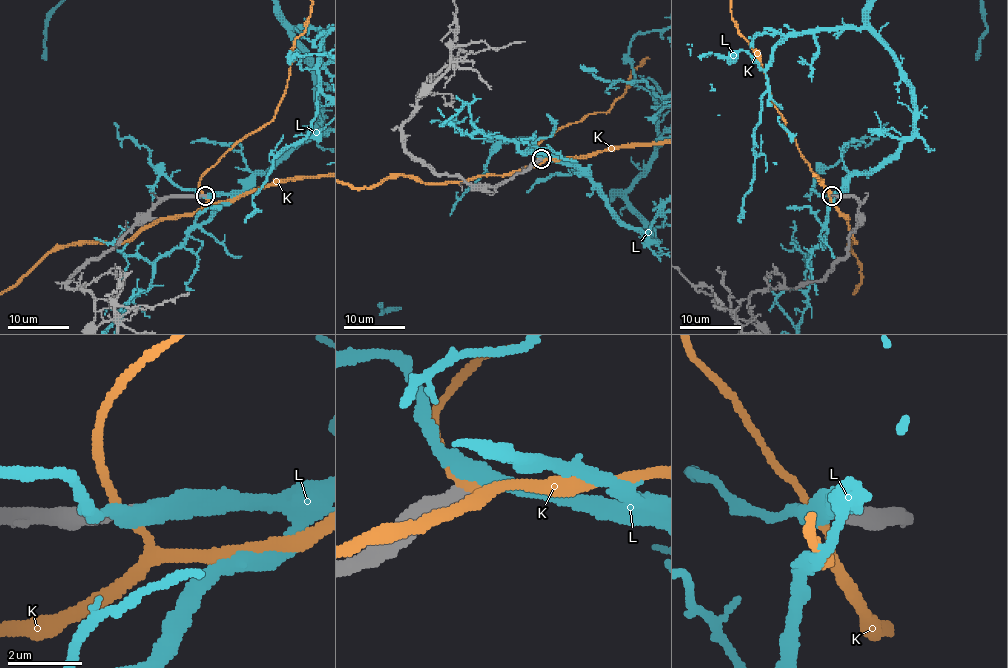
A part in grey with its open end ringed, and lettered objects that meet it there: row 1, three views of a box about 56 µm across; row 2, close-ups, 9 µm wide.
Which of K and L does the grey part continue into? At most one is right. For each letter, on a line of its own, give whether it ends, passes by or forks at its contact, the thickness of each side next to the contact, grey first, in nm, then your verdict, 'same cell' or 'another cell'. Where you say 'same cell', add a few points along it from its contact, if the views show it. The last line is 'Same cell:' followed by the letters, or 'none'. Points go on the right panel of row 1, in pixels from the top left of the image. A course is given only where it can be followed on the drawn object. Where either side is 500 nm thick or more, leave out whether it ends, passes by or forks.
K: it passes by; 400 nm thick on the grey side, 200 nm on the other; another cell
L: it passes by; 380 nm thick on the grey side, 480 nm on the other; same cell
Same cell: L

